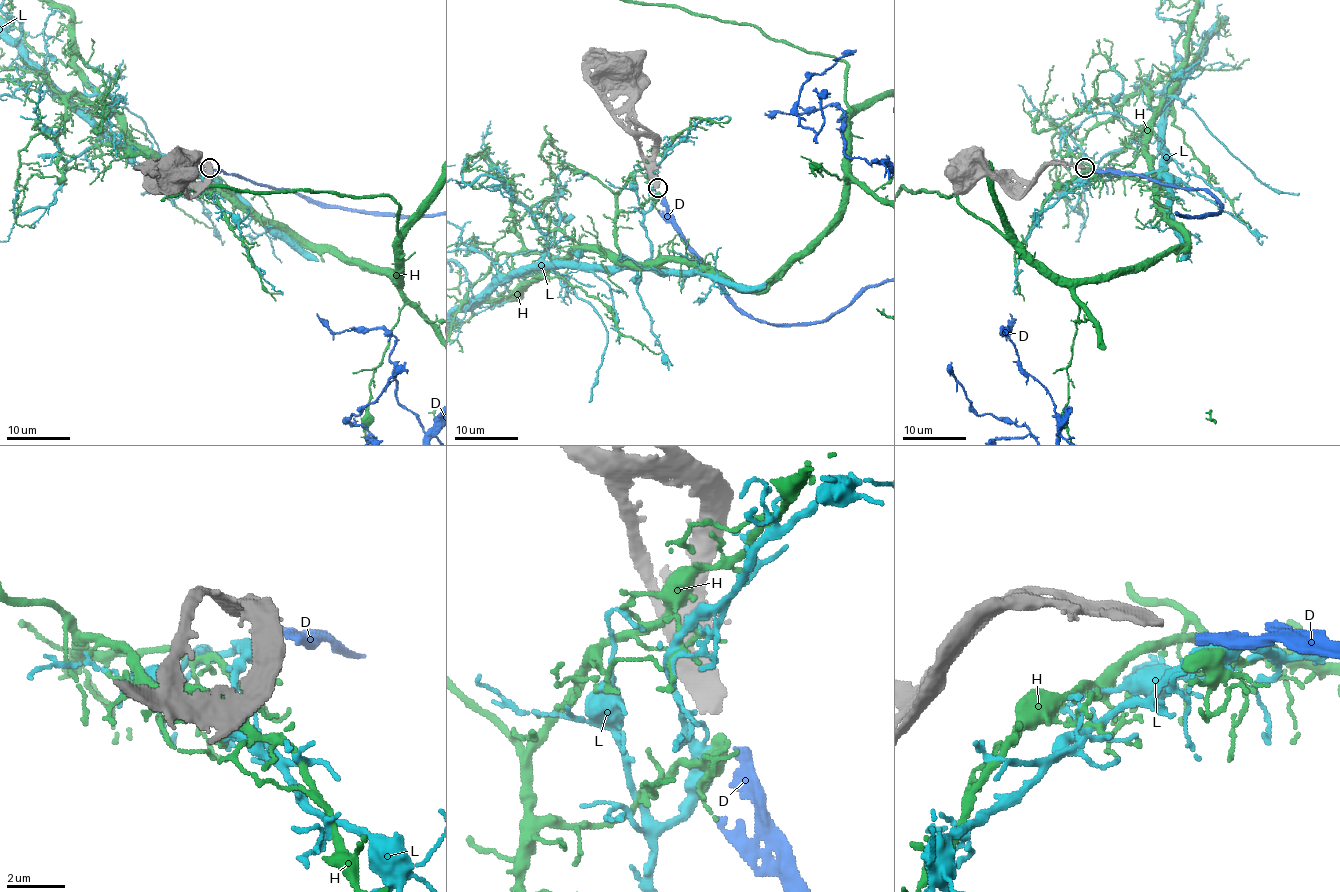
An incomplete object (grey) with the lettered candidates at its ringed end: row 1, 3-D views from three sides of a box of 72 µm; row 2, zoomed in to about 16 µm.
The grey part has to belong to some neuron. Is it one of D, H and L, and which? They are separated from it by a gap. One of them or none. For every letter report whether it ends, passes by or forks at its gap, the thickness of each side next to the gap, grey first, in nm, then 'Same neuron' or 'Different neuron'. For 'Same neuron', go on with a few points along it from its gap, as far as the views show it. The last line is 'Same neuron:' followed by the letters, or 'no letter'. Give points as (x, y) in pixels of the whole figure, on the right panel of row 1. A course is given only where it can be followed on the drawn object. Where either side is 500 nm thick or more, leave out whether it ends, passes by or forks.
D: It ends there. Thickness 400 nm (grey) against 320 nm. Same neuron
H: Thickness 400 nm (grey) against 550 nm. Different neuron
L: It forks there. Thickness 400 nm (grey) against 360 nm. Different neuron
Same neuron: D

